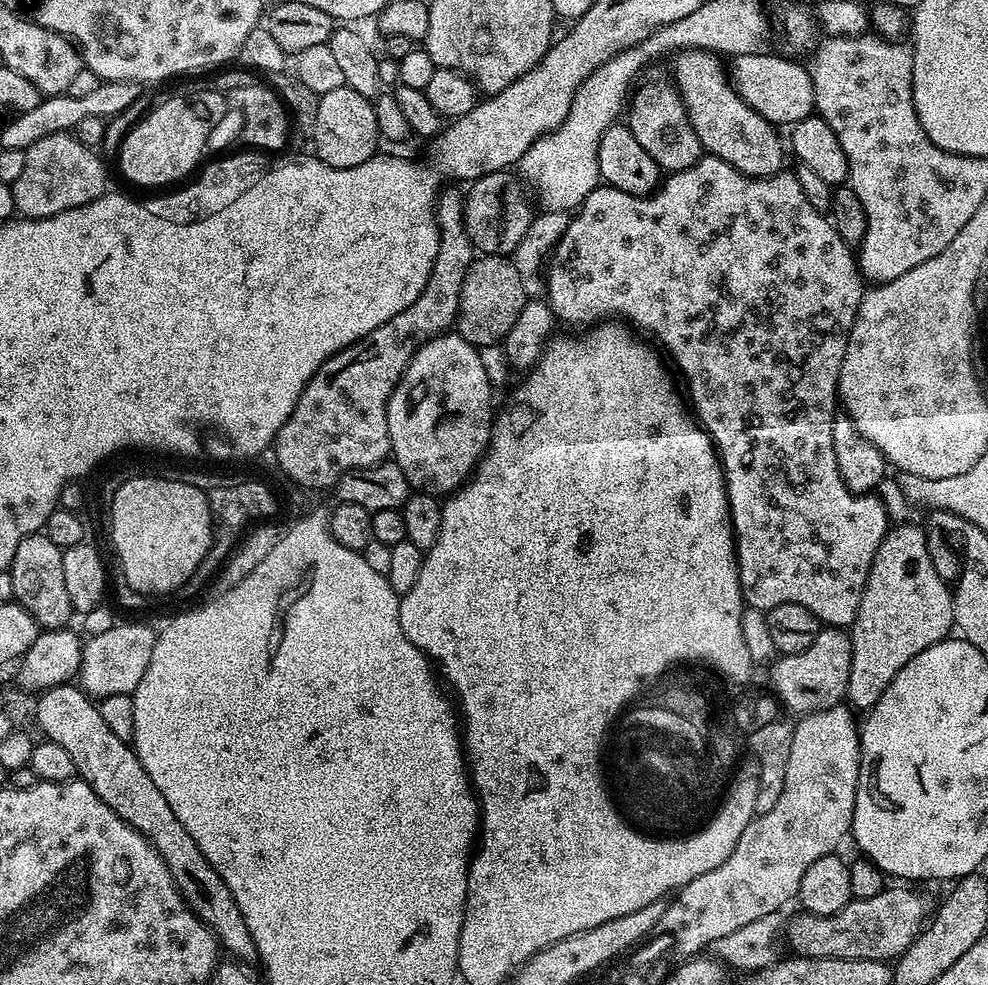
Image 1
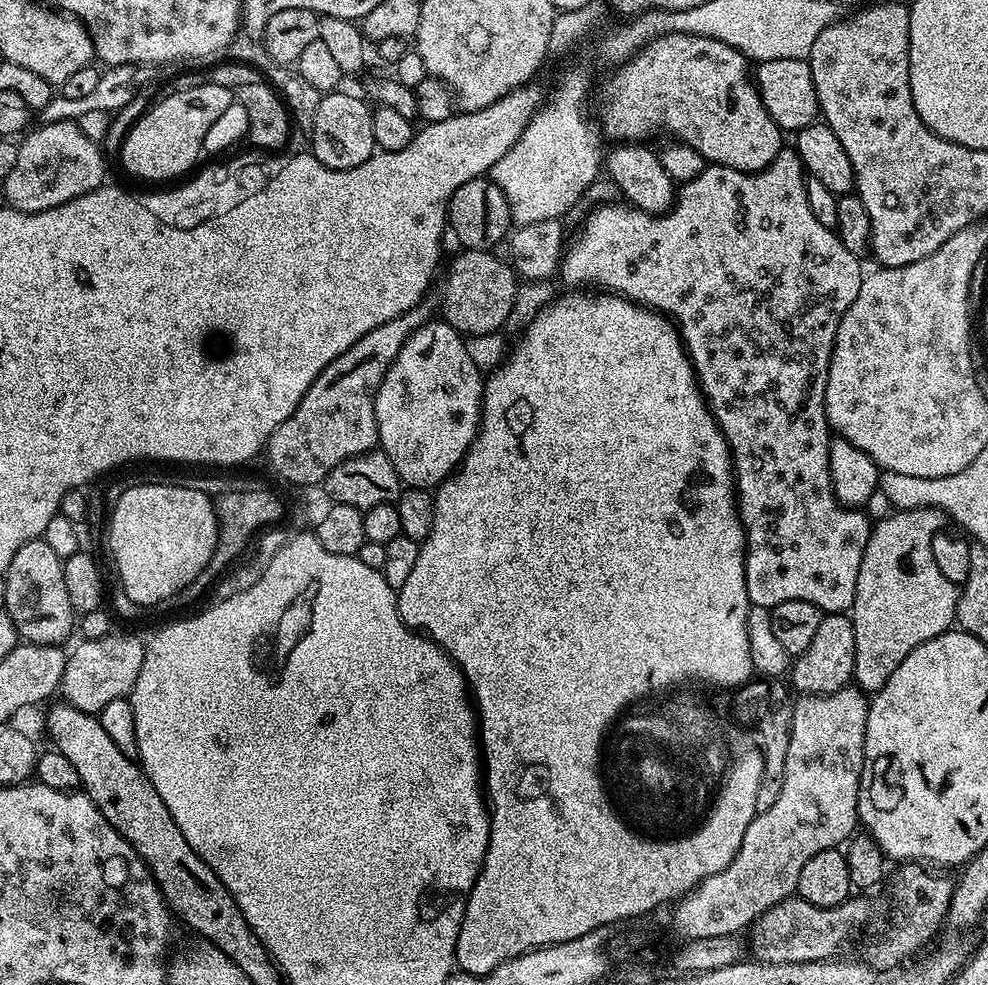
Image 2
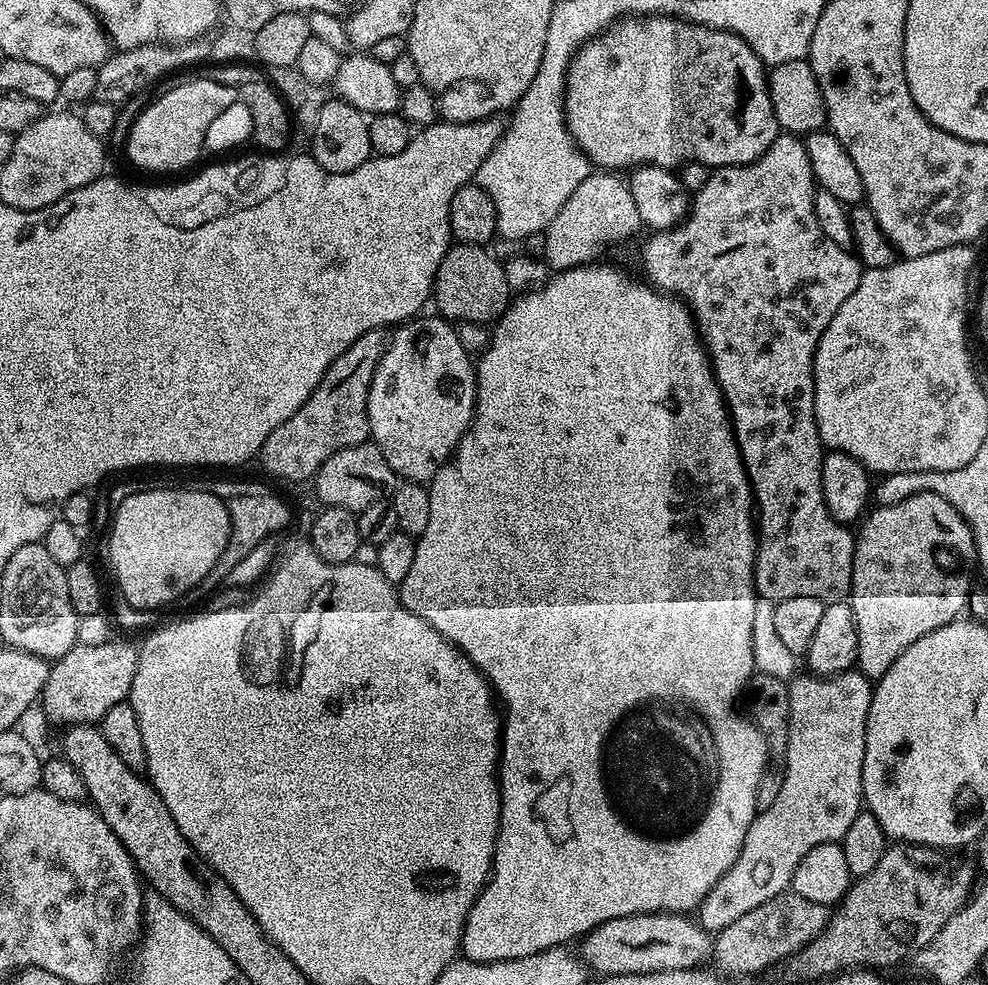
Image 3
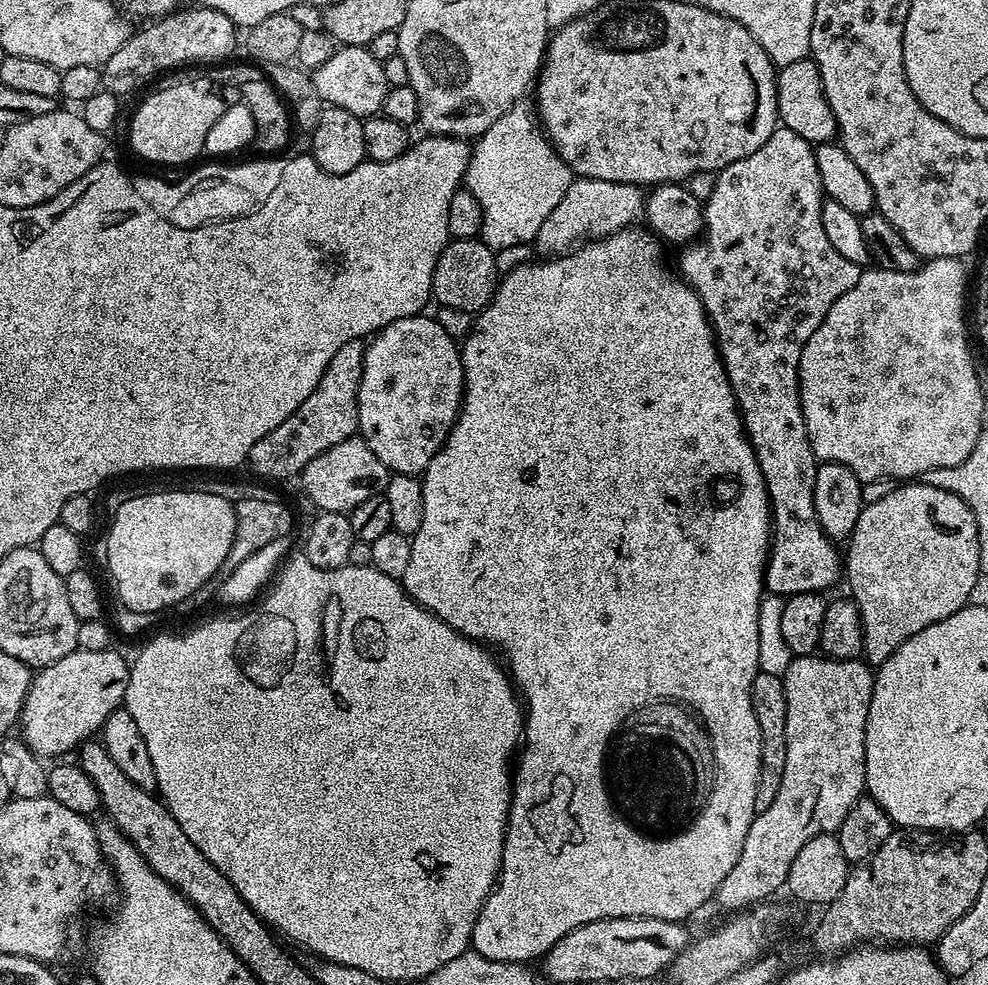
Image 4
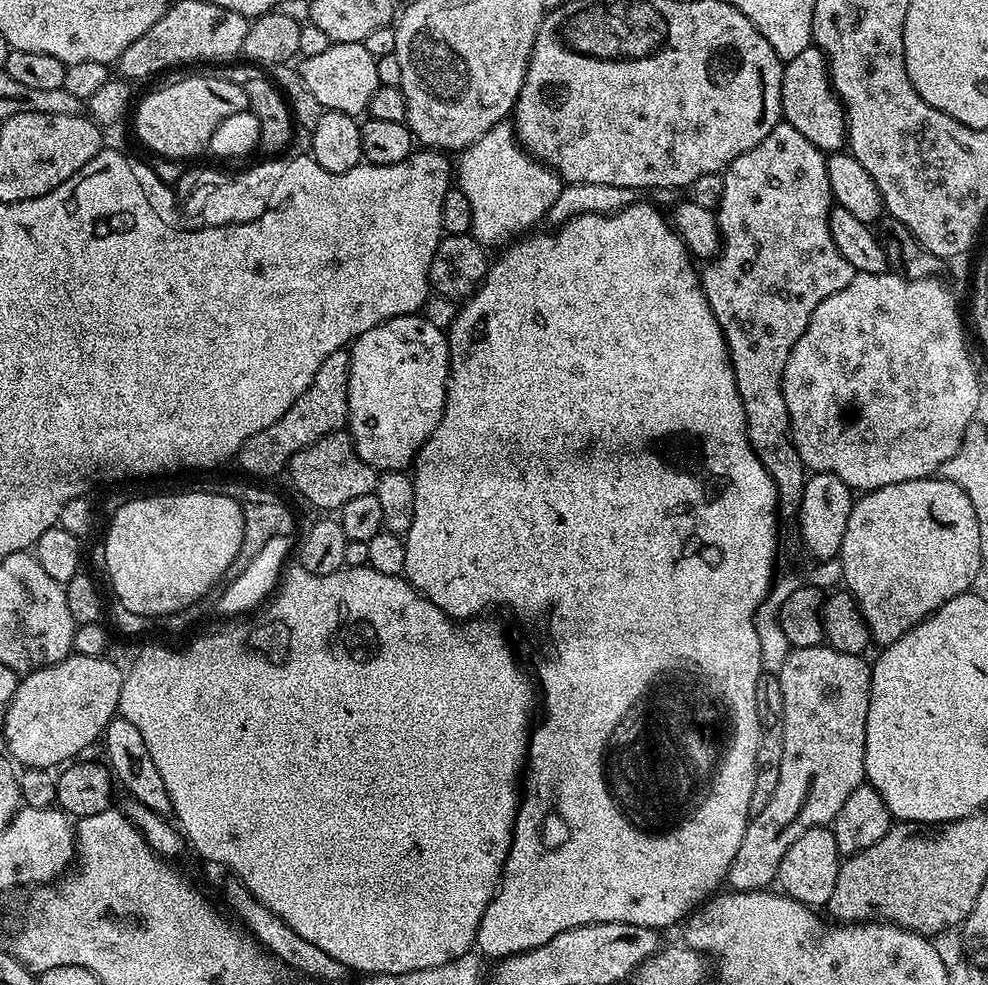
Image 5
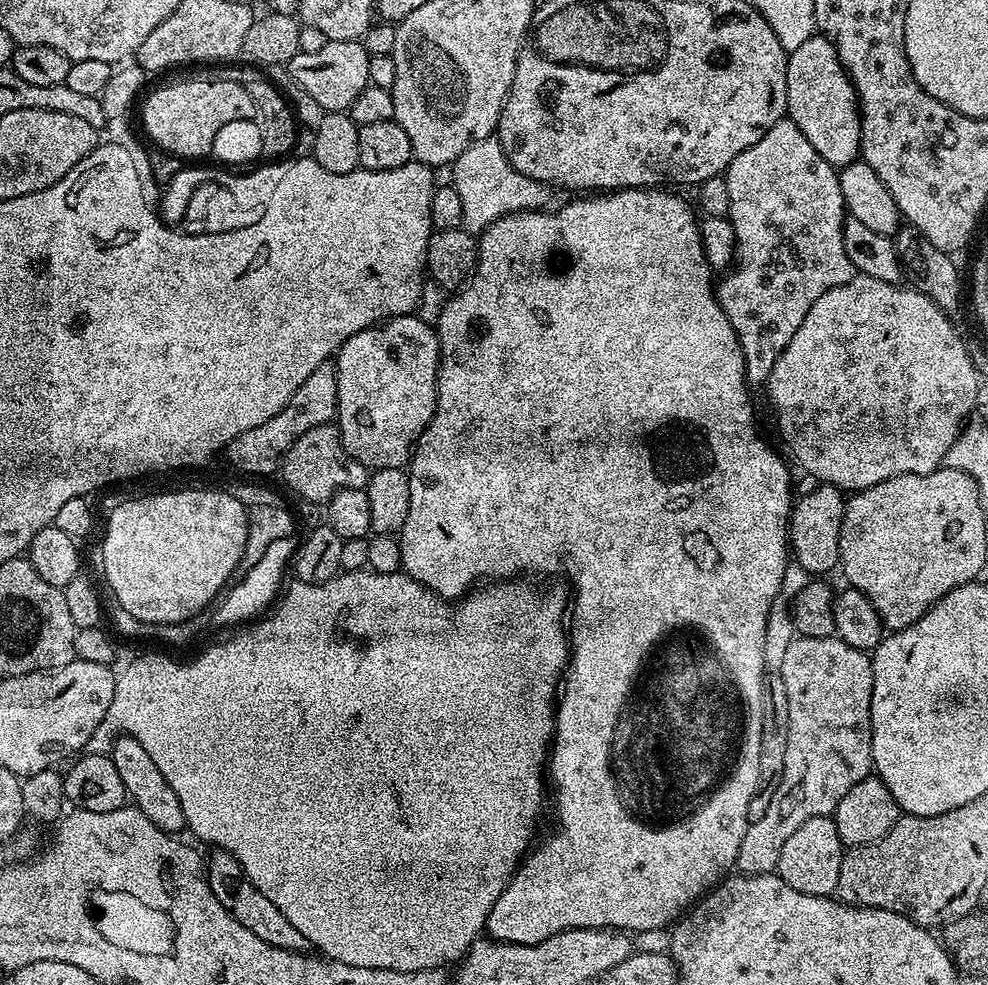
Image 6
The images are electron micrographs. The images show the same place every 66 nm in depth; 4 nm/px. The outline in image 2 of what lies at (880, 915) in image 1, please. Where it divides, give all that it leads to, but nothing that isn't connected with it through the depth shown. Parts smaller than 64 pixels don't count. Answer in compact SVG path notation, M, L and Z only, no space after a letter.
M856 894L838 906L823 908L806 902L798 895L787 896L782 902L770 906L751 925L751 955L761 962L814 962L839 957L840 952L872 920L876 908L867 895Z

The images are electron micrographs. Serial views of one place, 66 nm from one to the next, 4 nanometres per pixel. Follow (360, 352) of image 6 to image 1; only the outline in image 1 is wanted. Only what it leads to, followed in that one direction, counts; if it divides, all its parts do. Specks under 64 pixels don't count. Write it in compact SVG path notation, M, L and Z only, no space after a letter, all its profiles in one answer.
M455 331L432 337L412 355L412 361L400 375L388 403L390 456L402 474L406 474L409 489L444 498L455 492L476 471L476 465L492 441L492 395L494 389L482 367L480 349L466 342Z

